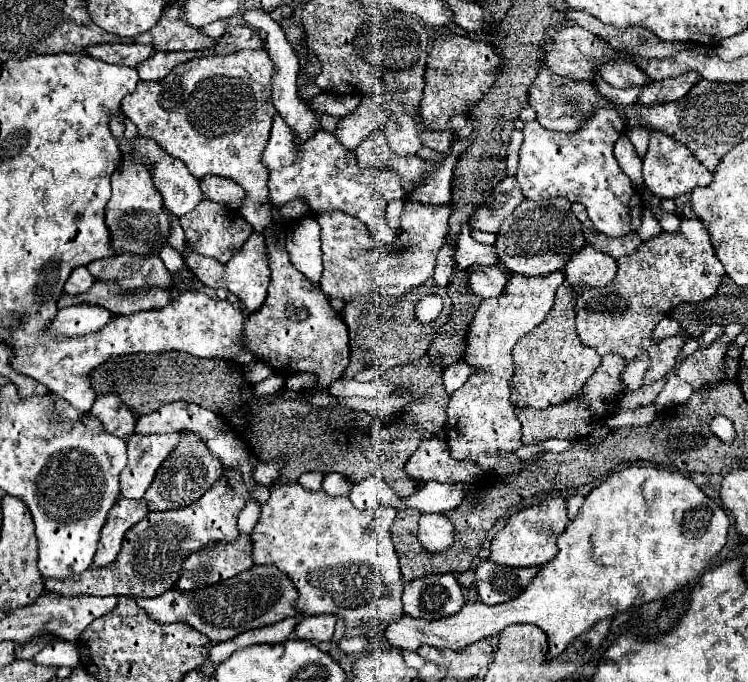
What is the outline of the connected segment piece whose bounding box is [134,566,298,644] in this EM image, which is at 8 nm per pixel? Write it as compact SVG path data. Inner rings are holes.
M252 566L234 578L202 590L182 592L172 588L170 592L156 598L134 598L134 602L148 614L148 618L162 624L190 624L192 628L208 636L212 644L232 640L238 634L254 628L276 624L278 620L284 620L288 616L296 616L298 612L294 608L294 600L296 588L290 584L290 578L278 572L278 568L274 566Z

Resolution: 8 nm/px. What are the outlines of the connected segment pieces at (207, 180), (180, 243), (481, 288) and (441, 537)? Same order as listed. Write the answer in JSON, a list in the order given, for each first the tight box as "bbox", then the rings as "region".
[{"bbox":[200,176,242,210],"region":[[[204,176],[200,178],[200,188],[204,192],[204,196],[212,202],[218,202],[218,204],[224,204],[224,206],[230,206],[234,210],[240,208],[240,202],[242,202],[242,188],[238,188],[238,184],[234,184],[232,180],[226,180],[222,176]]]},{"bbox":[170,216,186,254],"region":[[[174,216],[174,232],[170,234],[170,244],[176,246],[176,252],[182,254],[184,251],[186,238],[184,238],[184,230],[182,230],[182,226],[180,226],[180,222],[178,222],[178,216]]]},{"bbox":[470,266,506,298],"region":[[[470,266],[470,288],[472,292],[480,294],[482,298],[494,298],[504,292],[506,278],[498,270],[498,266]]]},{"bbox":[418,514,454,554],"region":[[[420,514],[418,540],[424,550],[436,554],[454,544],[454,524],[444,514]]]}]

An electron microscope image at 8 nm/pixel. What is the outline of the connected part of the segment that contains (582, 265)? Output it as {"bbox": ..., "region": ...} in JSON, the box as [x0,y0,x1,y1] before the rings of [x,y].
{"bbox":[564,246,616,286],"region":[[[594,246],[582,248],[570,258],[564,268],[566,282],[574,286],[606,286],[616,276],[616,260],[610,254],[598,252]]]}

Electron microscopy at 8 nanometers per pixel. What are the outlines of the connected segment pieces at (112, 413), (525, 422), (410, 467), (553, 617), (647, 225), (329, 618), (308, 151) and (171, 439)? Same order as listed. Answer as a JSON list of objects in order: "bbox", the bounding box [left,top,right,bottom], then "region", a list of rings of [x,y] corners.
[{"bbox":[90,396,136,438],"region":[[[98,396],[90,414],[100,420],[106,432],[120,438],[130,436],[136,420],[136,416],[124,404],[118,404],[118,396]]]},{"bbox":[516,354,626,444],"region":[[[606,354],[602,356],[600,368],[594,372],[594,376],[584,384],[584,390],[576,396],[580,402],[566,402],[564,406],[550,406],[546,410],[532,410],[532,408],[516,408],[516,416],[522,422],[522,442],[524,444],[540,444],[548,438],[564,438],[574,440],[588,434],[588,430],[594,424],[604,422],[616,412],[616,400],[622,396],[622,384],[620,374],[624,368],[626,358],[620,354]]]},{"bbox":[404,438,476,484],"region":[[[428,438],[422,440],[416,452],[408,458],[404,470],[412,476],[418,484],[426,480],[438,482],[466,482],[476,478],[476,464],[454,460],[448,452],[448,444],[442,438]]]},{"bbox":[386,468,728,658],"region":[[[624,468],[602,481],[588,494],[588,500],[584,500],[576,518],[570,520],[562,536],[558,536],[558,556],[540,568],[534,584],[530,584],[530,588],[526,588],[518,600],[498,606],[486,606],[482,602],[466,604],[458,614],[440,620],[424,620],[402,614],[386,626],[386,638],[392,646],[404,650],[418,650],[422,644],[462,650],[480,638],[498,634],[504,626],[530,622],[546,632],[550,646],[548,658],[554,658],[594,622],[610,614],[624,612],[630,606],[640,606],[642,602],[650,602],[654,598],[666,598],[680,586],[686,586],[690,580],[698,578],[698,574],[726,544],[728,526],[728,514],[688,476],[664,468]]]},{"bbox":[638,206,662,240],"region":[[[646,206],[646,208],[642,210],[642,224],[640,224],[640,228],[638,228],[640,240],[648,240],[648,238],[652,238],[652,236],[658,236],[660,232],[662,232],[662,228],[660,228],[658,216]]]},{"bbox":[294,614,336,642],"region":[[[334,614],[308,616],[308,618],[302,618],[302,620],[294,626],[294,634],[296,634],[298,638],[302,638],[302,640],[326,642],[326,640],[332,638],[334,624],[336,624],[336,616],[334,616]]]},{"bbox":[262,114,404,226],"region":[[[278,114],[274,116],[268,146],[262,152],[262,164],[268,168],[270,202],[274,206],[284,206],[292,200],[304,200],[310,216],[340,210],[364,224],[382,226],[382,200],[388,204],[394,198],[404,198],[398,174],[394,170],[358,168],[354,154],[346,152],[338,140],[322,128],[316,130],[310,140],[298,144],[296,132]]]},{"bbox":[120,432,186,498],"region":[[[186,432],[132,436],[128,442],[128,464],[120,474],[124,498],[142,498],[158,466],[174,452]]]}]

